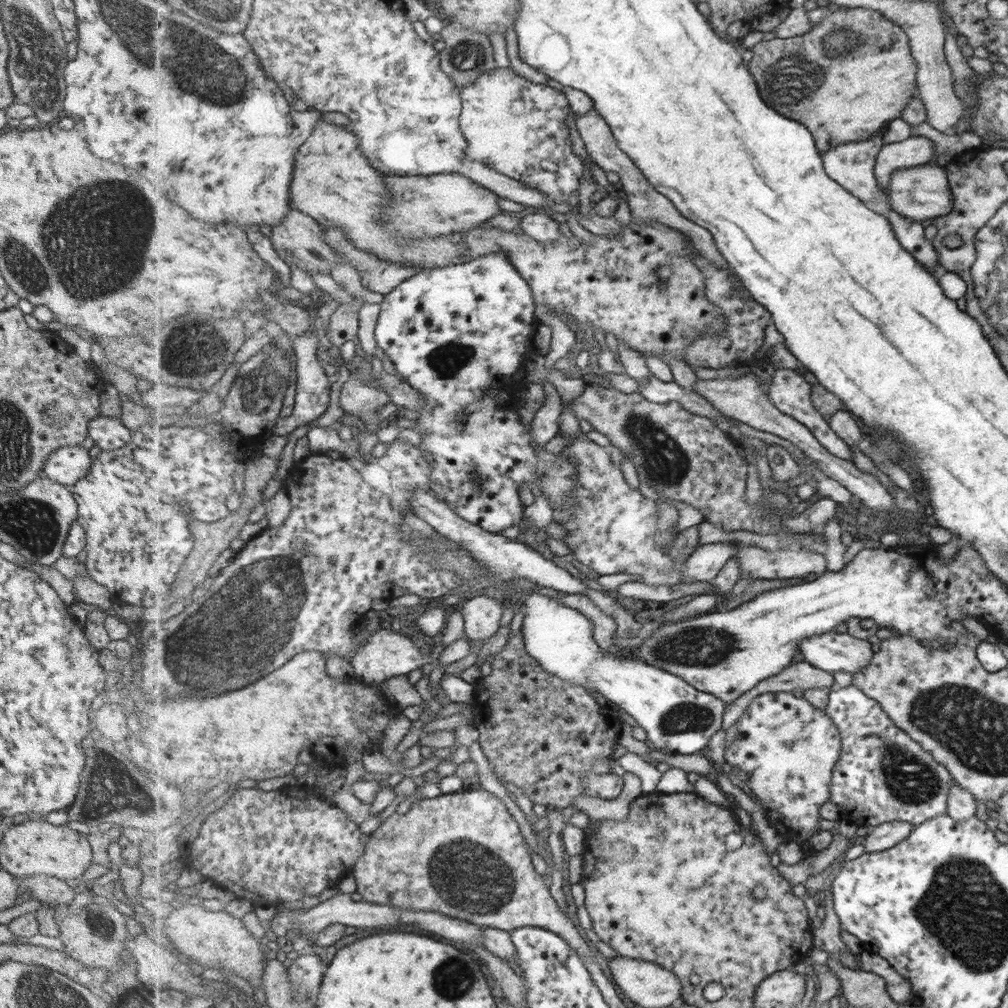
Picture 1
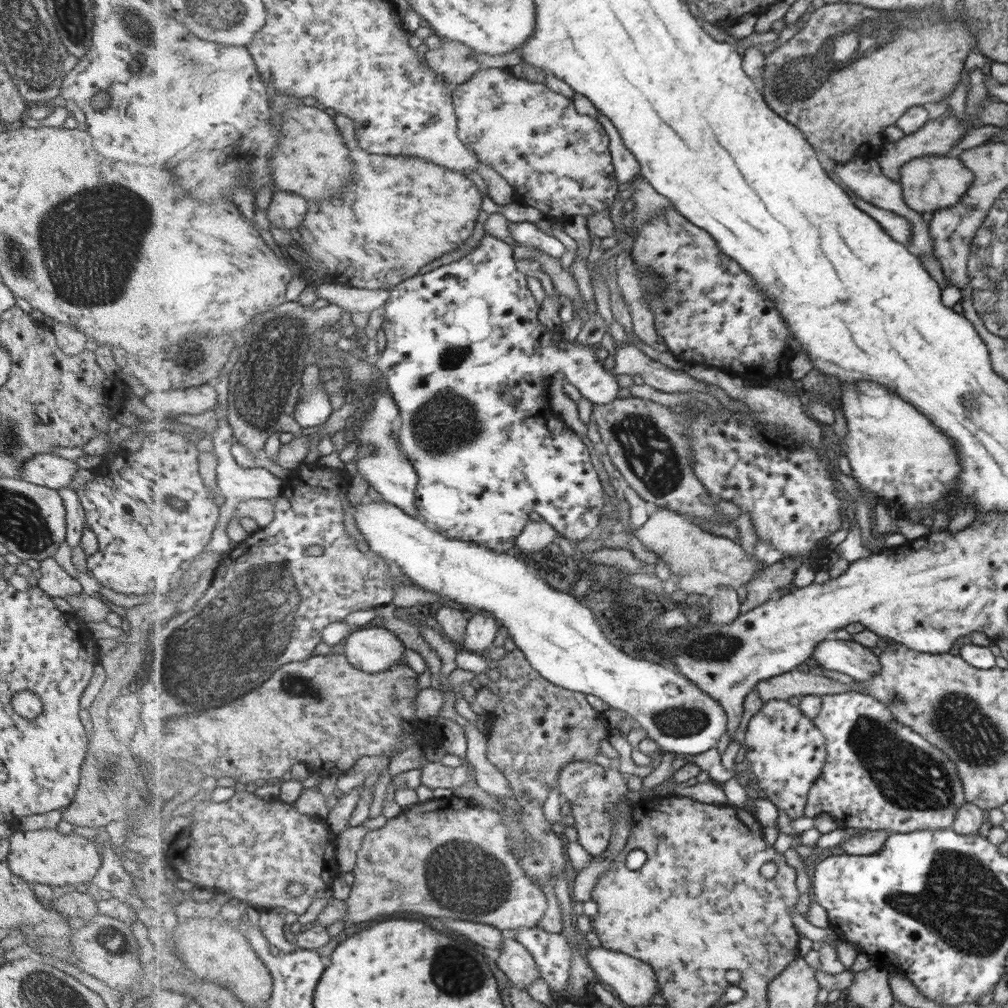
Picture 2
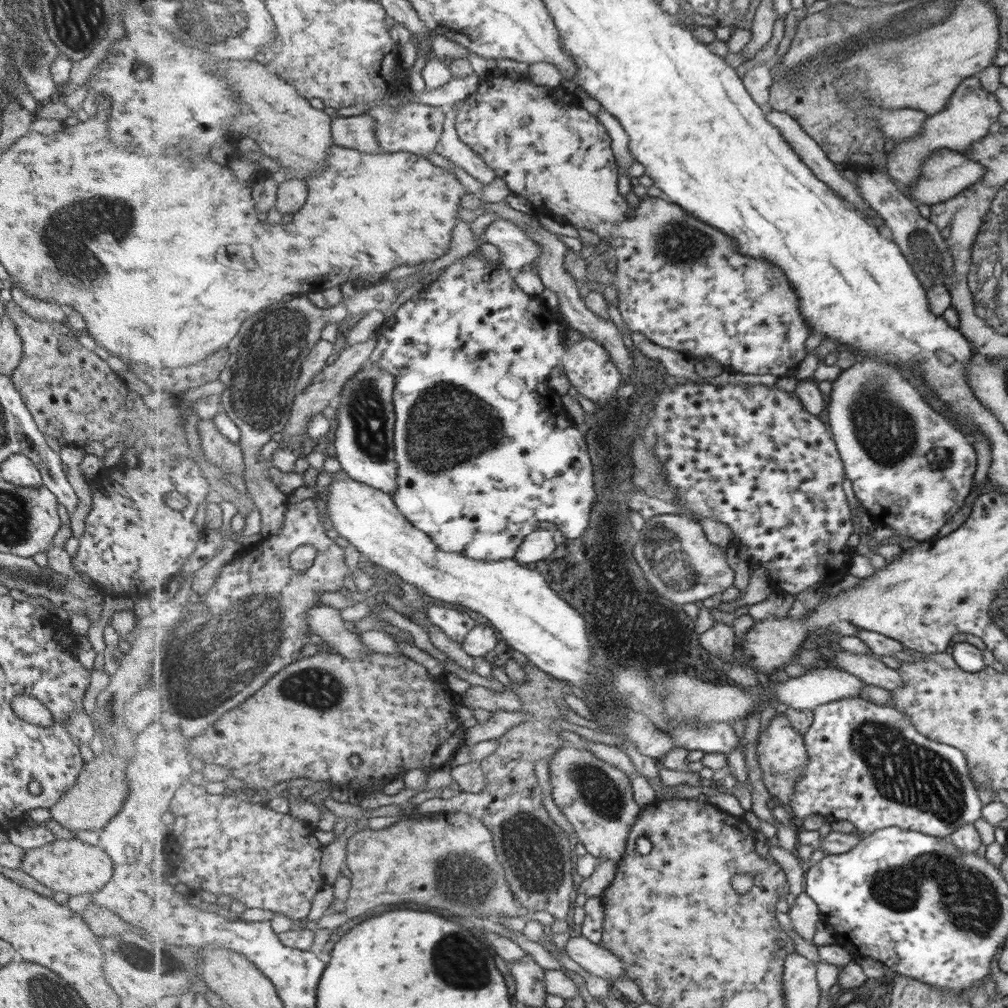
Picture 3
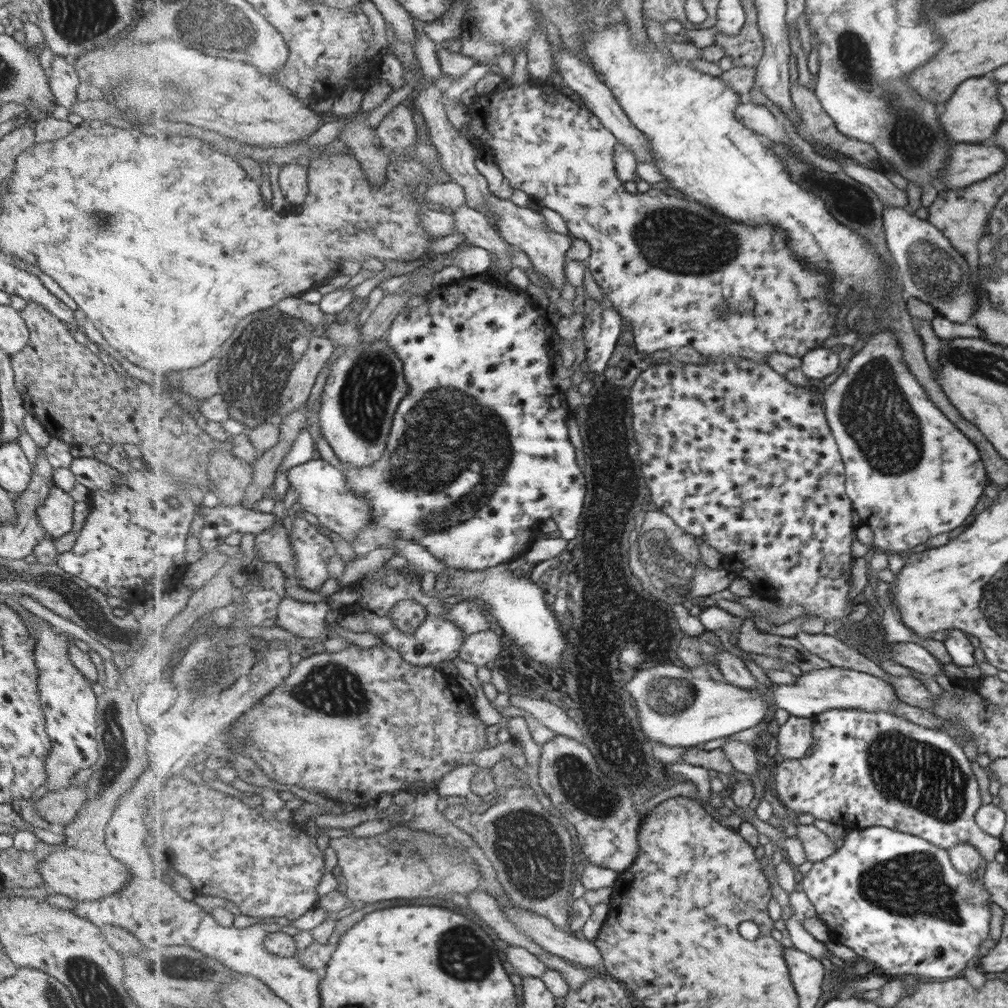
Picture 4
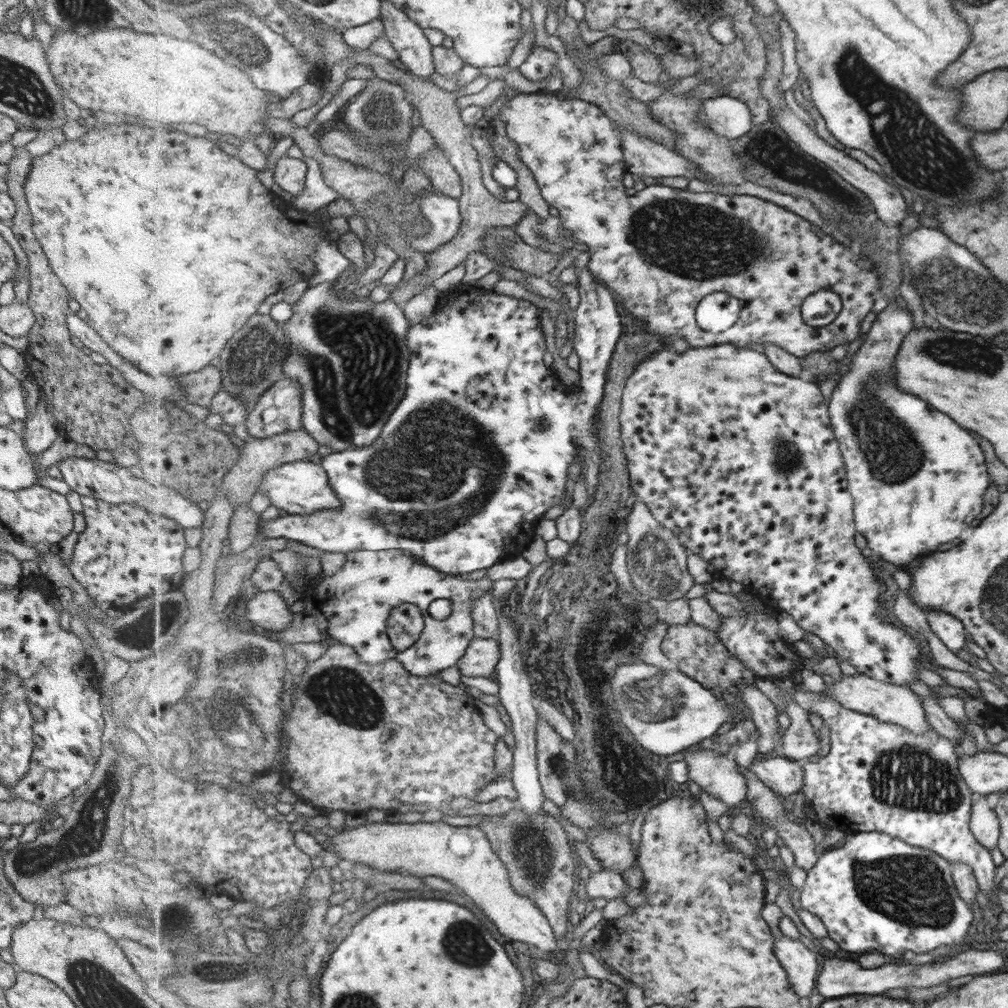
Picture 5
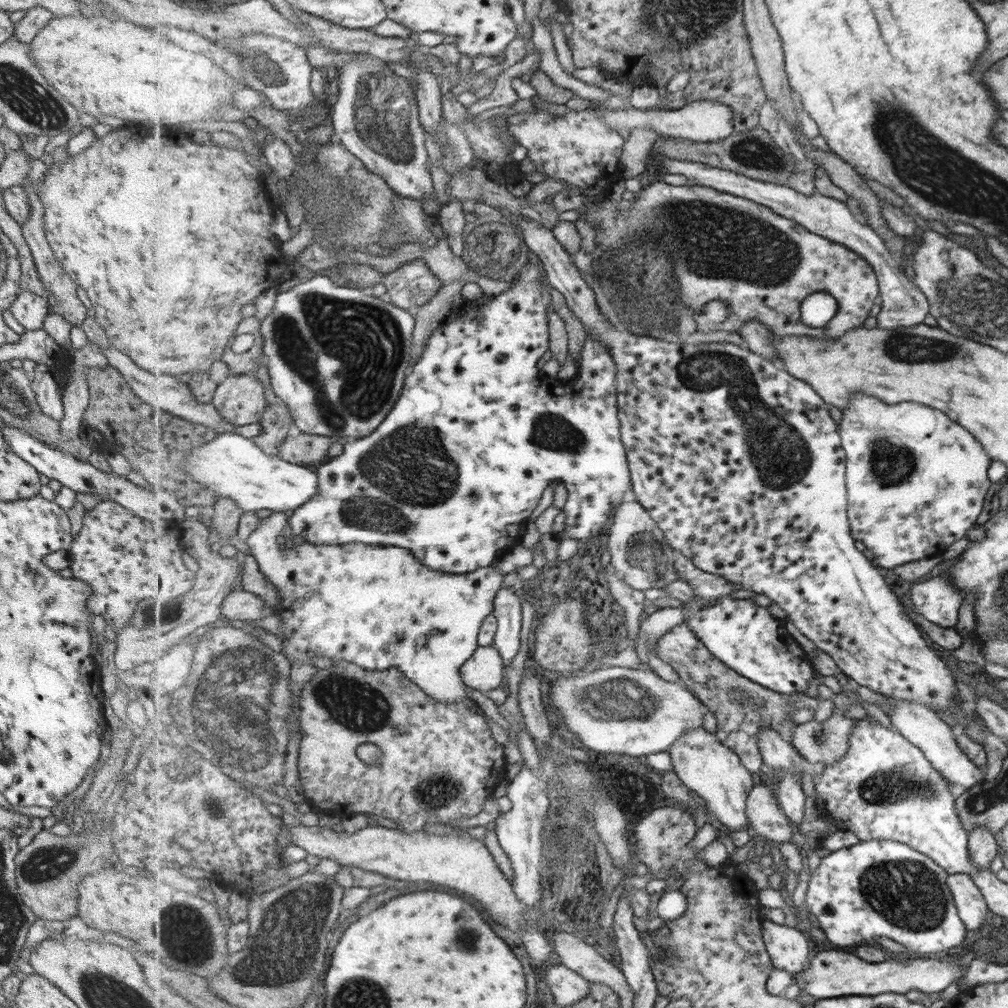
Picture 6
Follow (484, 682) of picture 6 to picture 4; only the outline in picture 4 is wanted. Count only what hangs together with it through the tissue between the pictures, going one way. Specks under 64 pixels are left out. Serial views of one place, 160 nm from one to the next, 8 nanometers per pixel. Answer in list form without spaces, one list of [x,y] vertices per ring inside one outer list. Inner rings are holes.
[[[490,629],[471,634],[467,636],[465,644],[461,647],[459,657],[477,667],[487,666],[503,653],[499,638]]]

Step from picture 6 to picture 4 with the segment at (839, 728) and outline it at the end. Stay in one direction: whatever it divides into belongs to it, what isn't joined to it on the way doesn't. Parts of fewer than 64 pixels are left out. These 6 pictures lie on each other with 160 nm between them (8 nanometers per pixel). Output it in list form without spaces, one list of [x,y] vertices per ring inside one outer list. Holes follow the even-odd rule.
[[[790,715],[780,726],[777,751],[785,761],[800,760],[811,752],[814,745],[814,718]]]

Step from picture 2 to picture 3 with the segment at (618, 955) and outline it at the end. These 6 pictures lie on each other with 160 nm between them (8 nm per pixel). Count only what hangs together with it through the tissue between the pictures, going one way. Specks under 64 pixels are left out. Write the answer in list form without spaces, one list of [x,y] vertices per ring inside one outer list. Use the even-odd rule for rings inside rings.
[[[576,932],[570,936],[565,950],[573,961],[591,975],[605,980],[606,978],[619,978],[619,976],[630,978],[622,958]]]

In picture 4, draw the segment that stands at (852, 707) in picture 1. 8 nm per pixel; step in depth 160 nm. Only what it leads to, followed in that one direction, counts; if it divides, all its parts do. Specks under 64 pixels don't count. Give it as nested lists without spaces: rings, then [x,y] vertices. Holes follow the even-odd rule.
[[[831,708],[817,714],[814,718],[814,738],[817,742],[811,748],[807,757],[786,761],[780,764],[775,771],[776,791],[778,799],[784,806],[791,809],[796,814],[811,814],[817,820],[824,820],[842,826],[844,830],[865,829],[871,826],[888,827],[890,830],[903,831],[906,834],[920,836],[934,846],[944,848],[946,851],[951,849],[957,843],[967,843],[984,858],[986,862],[993,861],[995,853],[1002,849],[1003,844],[999,837],[987,835],[976,826],[975,813],[980,809],[980,798],[975,776],[970,768],[970,762],[961,751],[961,746],[952,735],[948,735],[941,729],[929,729],[923,726],[911,723],[903,717],[889,713],[869,712],[857,710],[855,708]]]

